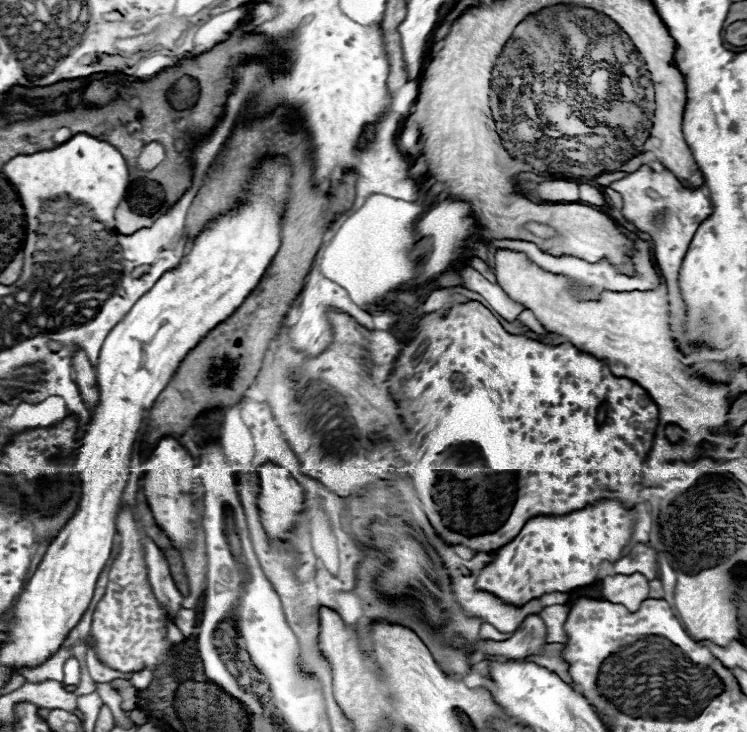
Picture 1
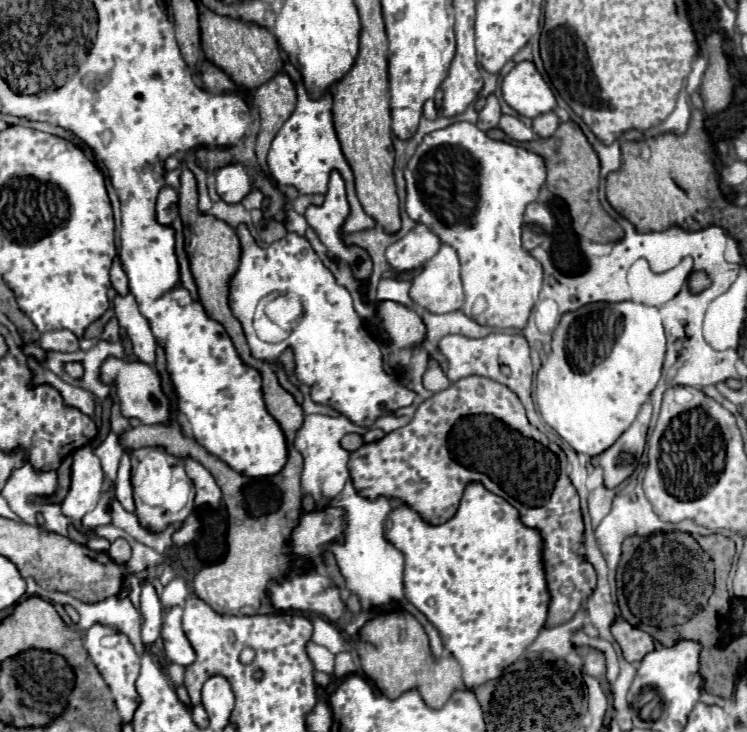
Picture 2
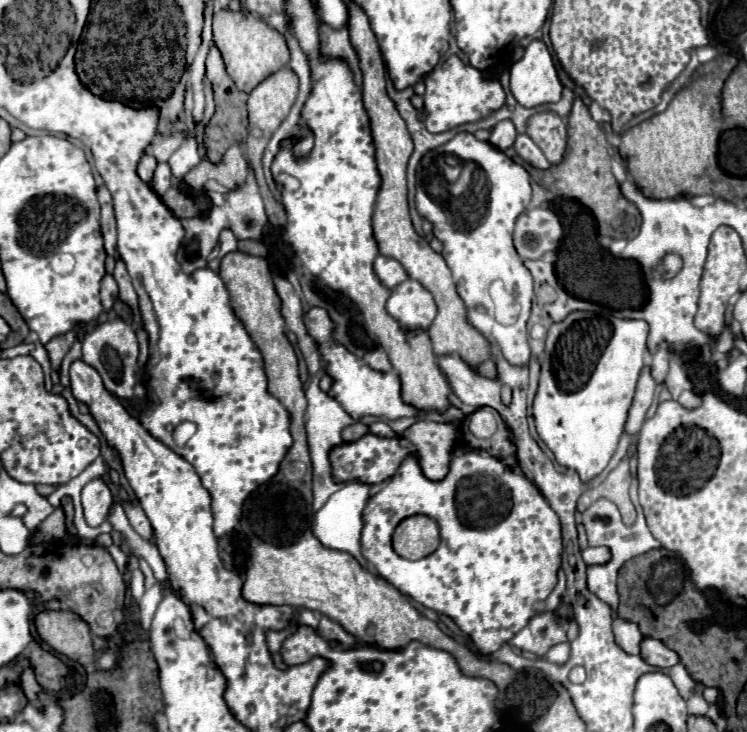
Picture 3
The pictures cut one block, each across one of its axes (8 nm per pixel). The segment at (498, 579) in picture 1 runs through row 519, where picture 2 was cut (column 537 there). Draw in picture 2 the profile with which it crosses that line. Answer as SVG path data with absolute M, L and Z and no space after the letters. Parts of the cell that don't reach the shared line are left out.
M472 482L466 486L454 518L440 526L426 524L418 512L400 504L388 516L386 538L396 544L406 558L406 598L430 620L440 636L444 636L444 646L462 666L468 690L500 676L500 672L504 672L508 664L514 664L536 640L546 622L550 602L542 566L542 540L538 530L526 528L520 522L516 508L512 508L504 498L488 492L482 484Z

